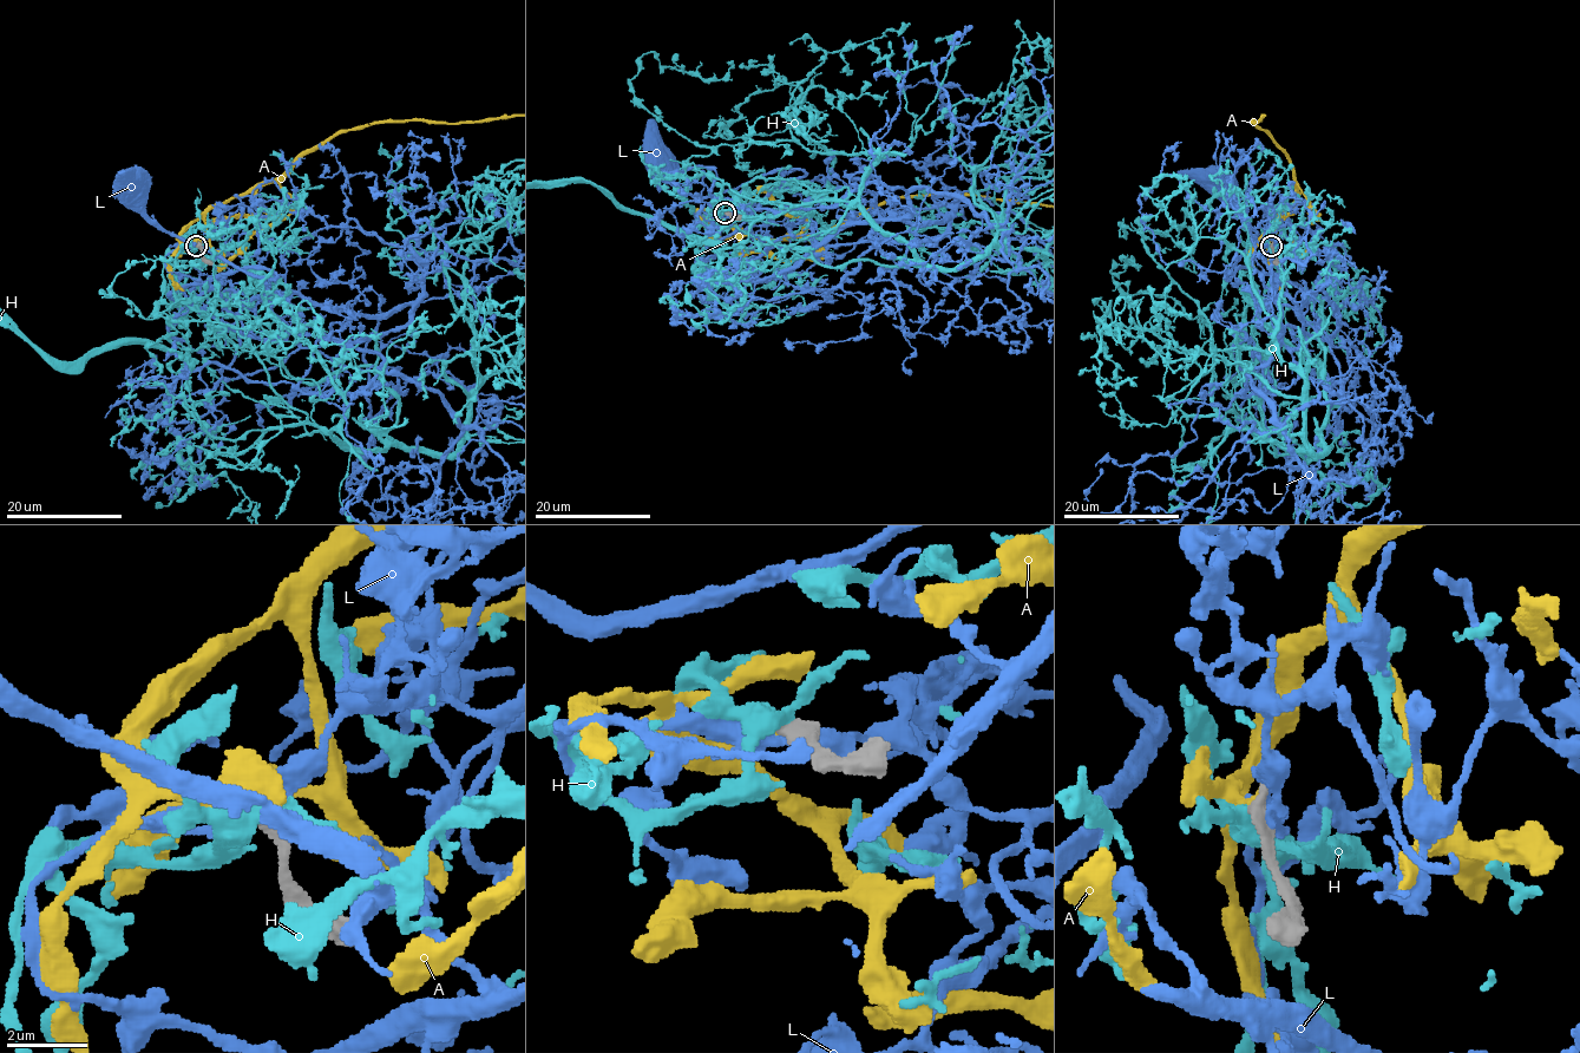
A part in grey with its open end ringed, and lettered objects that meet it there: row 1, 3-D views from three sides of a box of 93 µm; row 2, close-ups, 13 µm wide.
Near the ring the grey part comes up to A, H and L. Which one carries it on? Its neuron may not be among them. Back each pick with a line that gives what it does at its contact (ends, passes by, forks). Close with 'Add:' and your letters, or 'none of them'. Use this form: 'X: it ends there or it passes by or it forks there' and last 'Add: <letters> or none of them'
A: it ends there
Add: A

